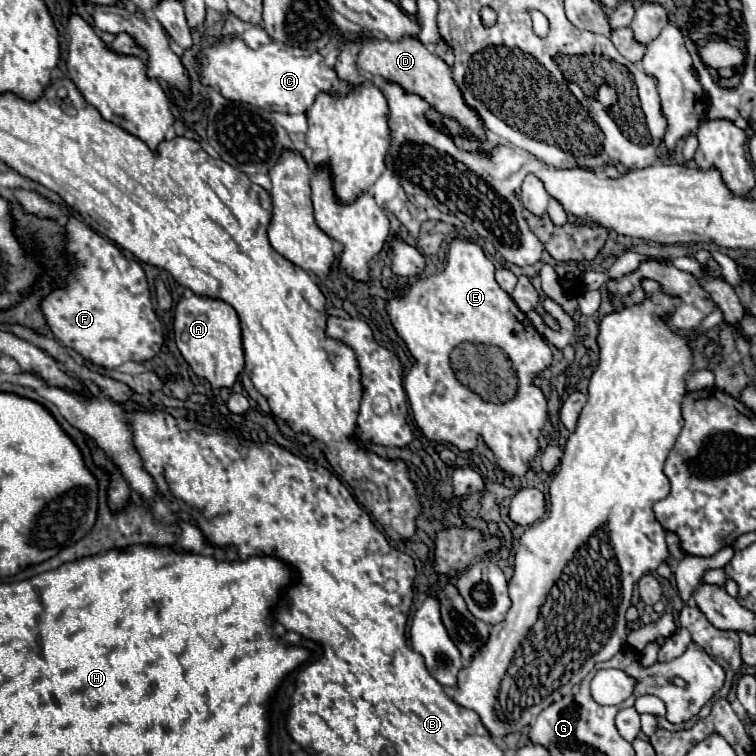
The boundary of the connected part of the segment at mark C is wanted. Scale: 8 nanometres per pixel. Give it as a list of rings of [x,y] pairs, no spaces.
[[[232,39],[230,43],[206,49],[202,57],[208,59],[208,67],[200,69],[204,85],[220,89],[220,93],[230,101],[244,101],[268,111],[290,115],[306,113],[312,107],[316,95],[348,95],[354,89],[352,85],[348,85],[348,81],[340,81],[336,77],[334,67],[328,67],[318,51],[280,45],[278,41],[272,41],[258,49],[250,49],[244,41]]]

